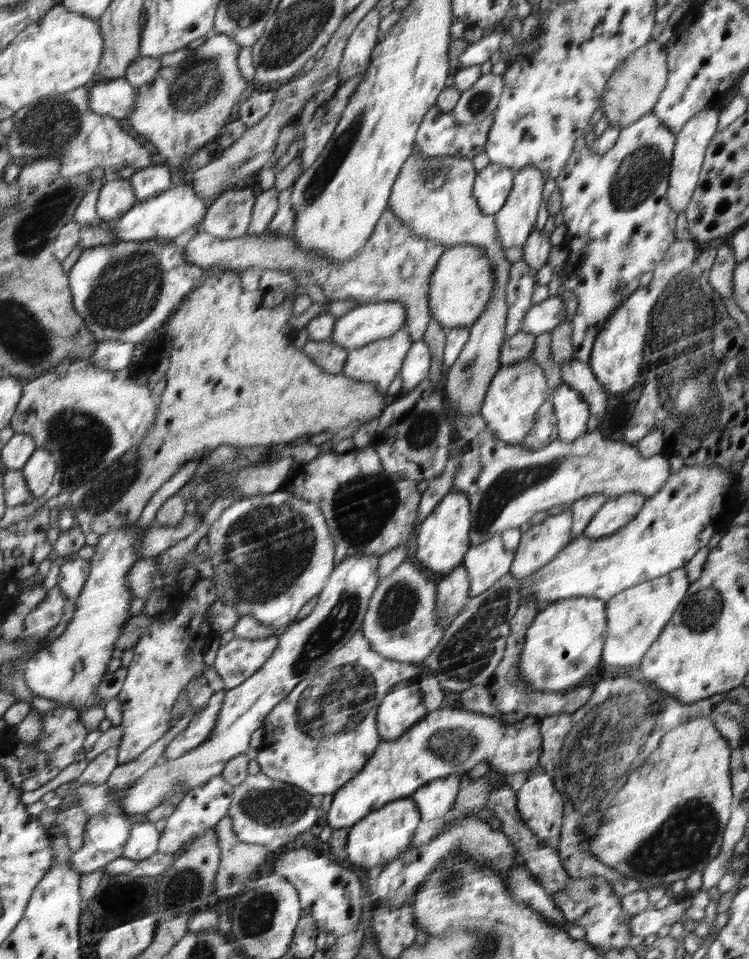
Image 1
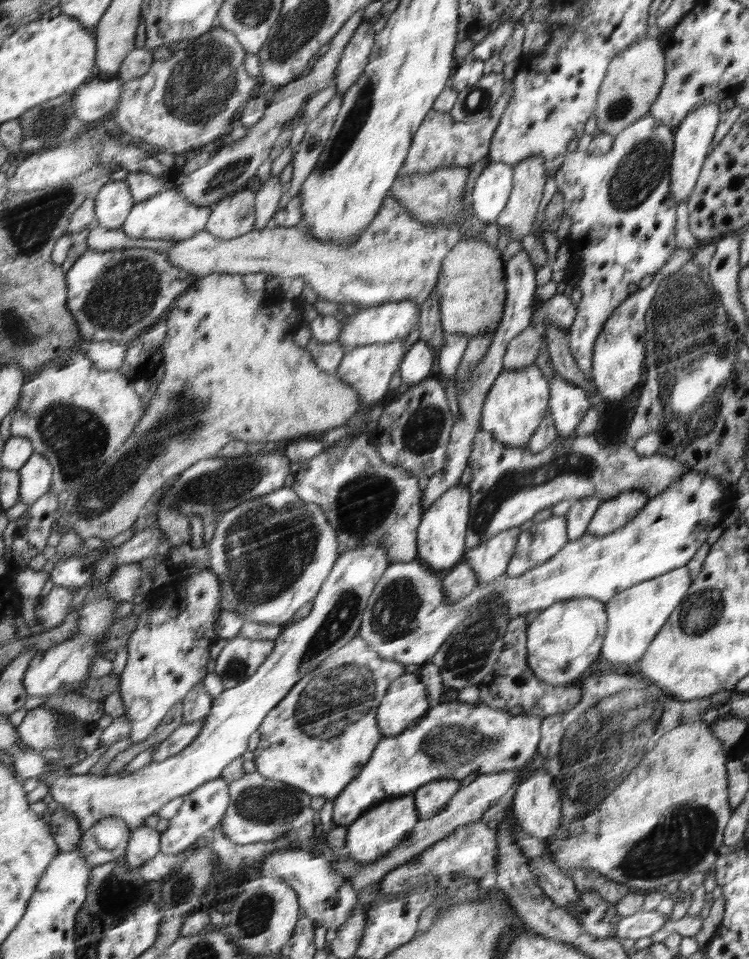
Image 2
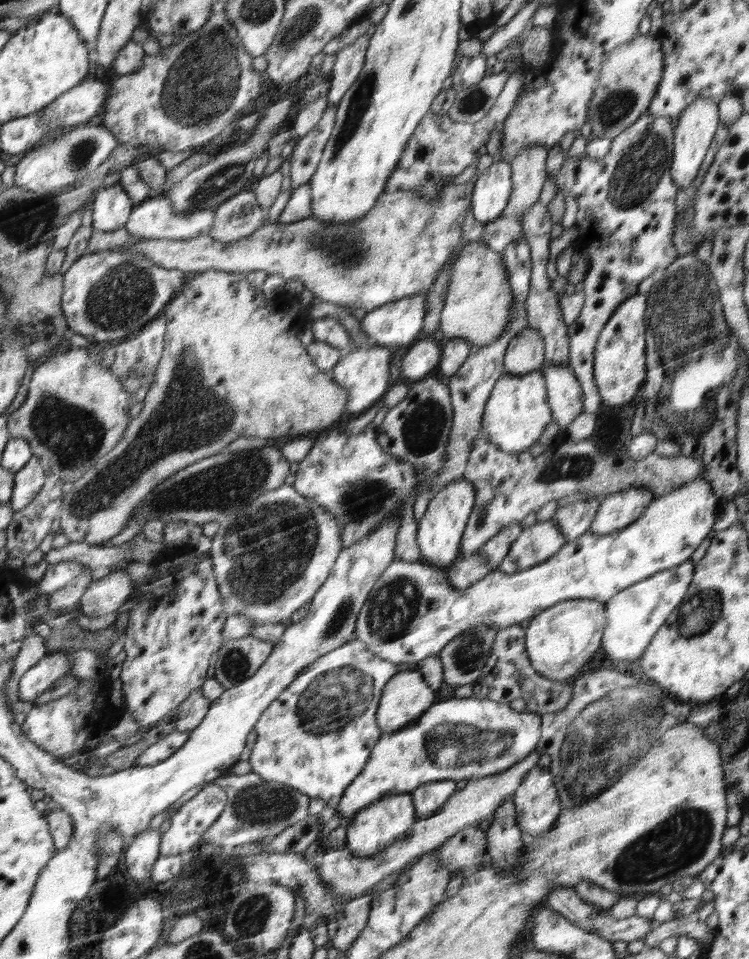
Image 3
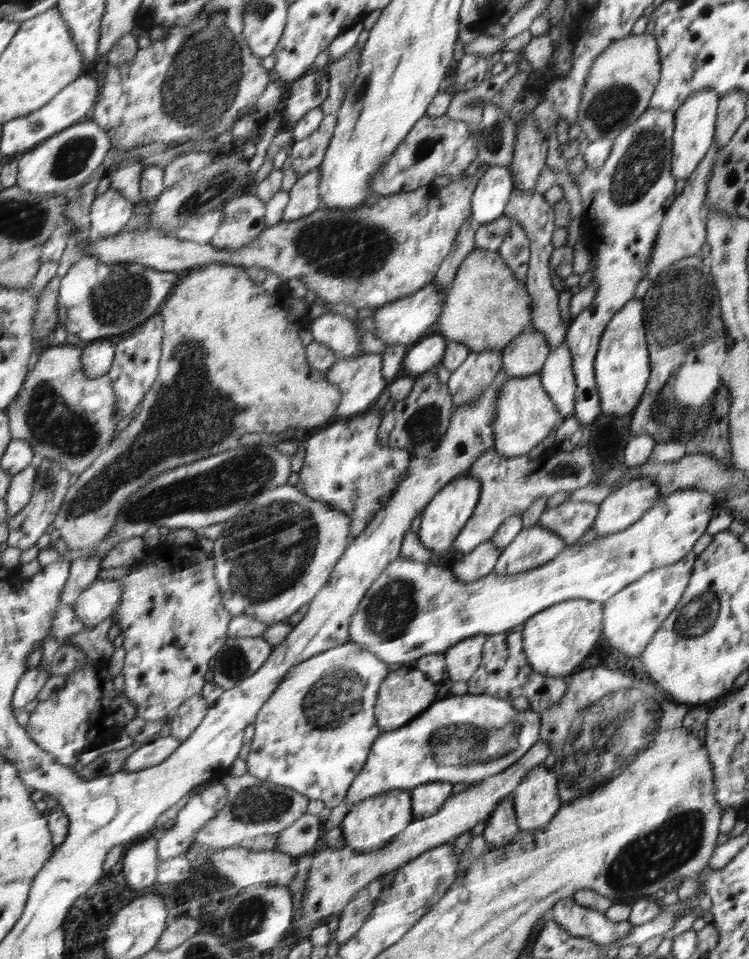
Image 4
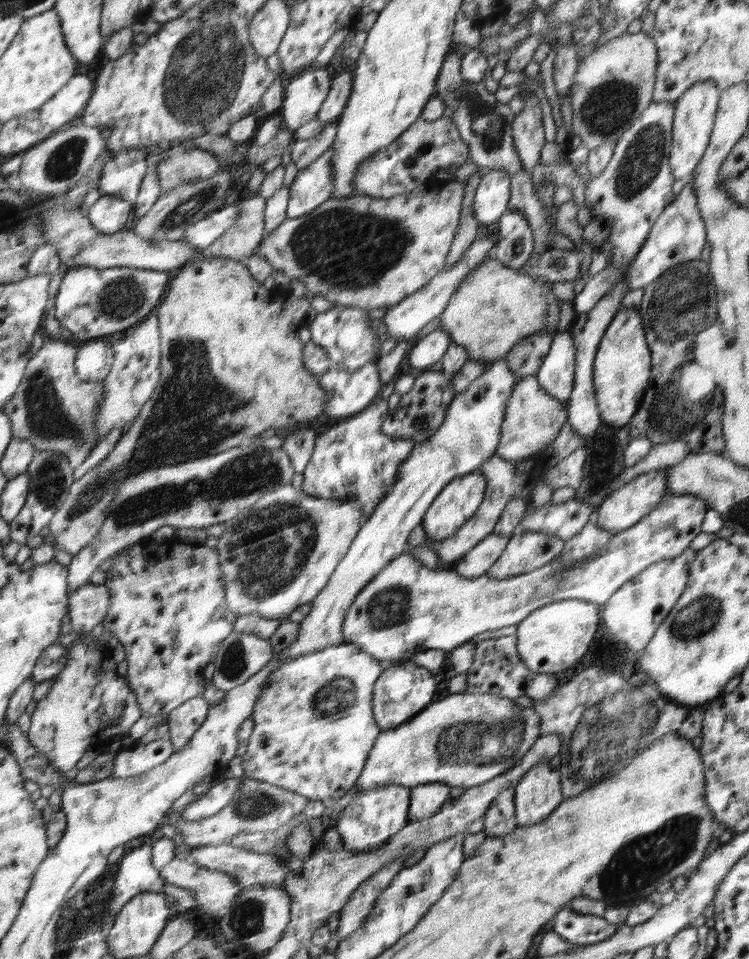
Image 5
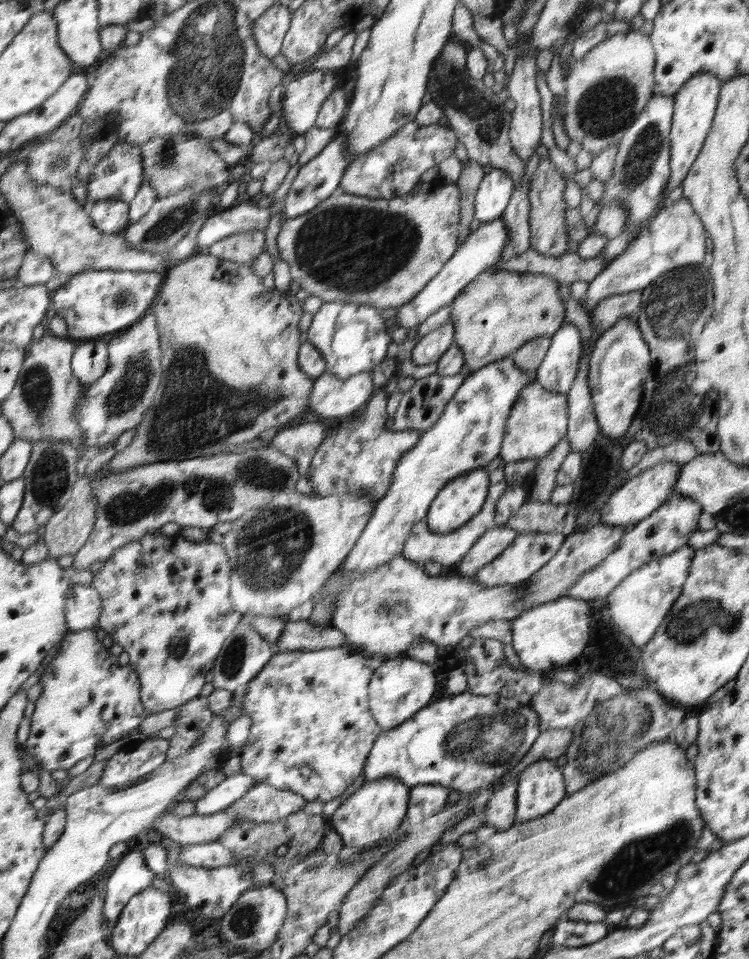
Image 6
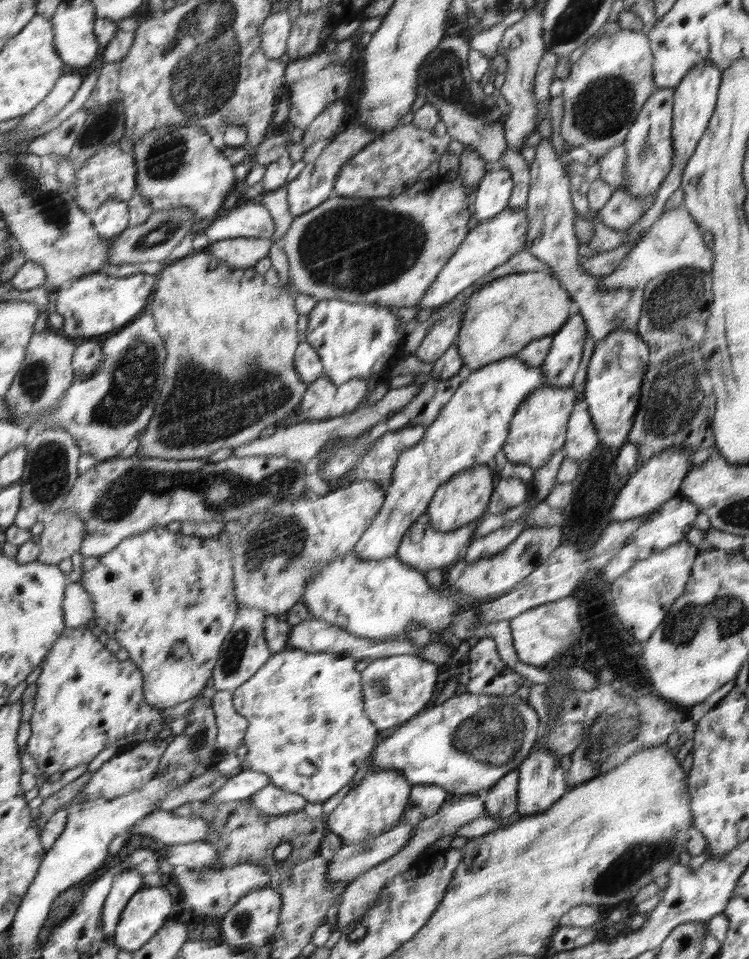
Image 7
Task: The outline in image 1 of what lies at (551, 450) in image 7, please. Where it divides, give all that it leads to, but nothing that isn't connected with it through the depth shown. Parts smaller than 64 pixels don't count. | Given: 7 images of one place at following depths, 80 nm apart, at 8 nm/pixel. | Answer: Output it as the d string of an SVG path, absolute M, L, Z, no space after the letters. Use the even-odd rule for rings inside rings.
M529 356L518 364L501 366L498 369L485 394L480 416L484 418L488 430L491 430L496 438L511 445L522 445L532 430L538 409L546 402L546 398L548 398L548 386L544 370Z

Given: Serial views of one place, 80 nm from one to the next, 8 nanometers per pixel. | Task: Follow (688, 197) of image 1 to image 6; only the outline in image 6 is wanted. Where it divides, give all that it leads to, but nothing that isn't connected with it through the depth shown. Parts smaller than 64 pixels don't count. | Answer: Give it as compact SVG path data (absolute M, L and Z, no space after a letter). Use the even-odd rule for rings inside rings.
M712 73L696 74L680 92L673 97L676 99L674 113L674 182L670 182L670 191L681 185L693 167L693 162L699 156L706 138L713 126L718 102L720 102L722 80Z

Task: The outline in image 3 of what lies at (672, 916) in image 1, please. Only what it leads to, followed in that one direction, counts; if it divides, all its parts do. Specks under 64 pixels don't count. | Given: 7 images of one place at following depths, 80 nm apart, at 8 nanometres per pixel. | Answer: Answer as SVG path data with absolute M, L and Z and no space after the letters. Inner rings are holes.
M557 886L551 890L549 894L549 900L547 900L548 906L555 910L558 914L567 918L570 922L577 924L584 931L594 933L608 941L615 943L618 941L625 941L630 943L637 941L648 936L650 932L654 930L652 918L646 918L644 916L638 916L636 914L624 918L622 920L615 919L610 916L607 912L599 913L593 905L585 903L580 897L577 896L577 892L573 888L563 888L563 886Z

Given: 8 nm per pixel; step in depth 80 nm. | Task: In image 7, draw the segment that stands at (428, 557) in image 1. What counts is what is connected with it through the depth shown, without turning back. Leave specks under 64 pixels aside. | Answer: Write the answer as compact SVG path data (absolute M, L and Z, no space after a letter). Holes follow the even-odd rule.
M472 465L469 469L454 474L448 481L440 486L430 501L427 514L434 530L449 533L469 525L473 520L480 518L488 506L492 496L492 465Z

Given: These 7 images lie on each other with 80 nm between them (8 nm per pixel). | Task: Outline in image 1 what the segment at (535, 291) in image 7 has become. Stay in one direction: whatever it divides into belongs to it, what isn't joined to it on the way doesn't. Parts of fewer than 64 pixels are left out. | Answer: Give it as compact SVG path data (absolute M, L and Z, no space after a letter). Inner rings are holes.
M470 244L455 245L448 248L429 285L429 310L434 320L442 327L454 329L457 326L471 328L491 300L491 294L495 288L494 274L491 273L491 260L478 246Z

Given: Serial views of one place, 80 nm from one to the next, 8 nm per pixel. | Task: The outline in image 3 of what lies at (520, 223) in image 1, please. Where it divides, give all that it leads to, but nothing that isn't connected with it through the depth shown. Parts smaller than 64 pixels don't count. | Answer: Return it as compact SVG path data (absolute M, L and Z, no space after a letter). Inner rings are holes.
M540 145L525 146L511 160L513 193L502 217L518 221L538 202L546 174L547 150Z

